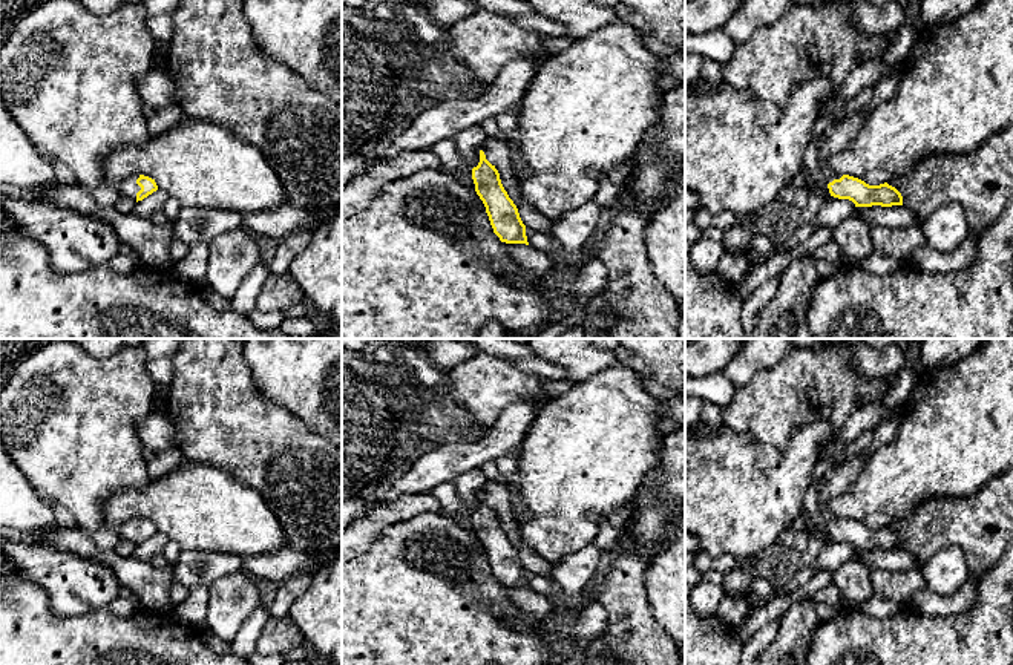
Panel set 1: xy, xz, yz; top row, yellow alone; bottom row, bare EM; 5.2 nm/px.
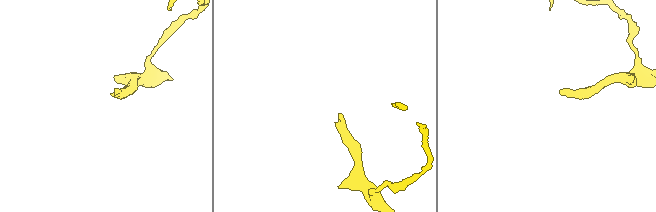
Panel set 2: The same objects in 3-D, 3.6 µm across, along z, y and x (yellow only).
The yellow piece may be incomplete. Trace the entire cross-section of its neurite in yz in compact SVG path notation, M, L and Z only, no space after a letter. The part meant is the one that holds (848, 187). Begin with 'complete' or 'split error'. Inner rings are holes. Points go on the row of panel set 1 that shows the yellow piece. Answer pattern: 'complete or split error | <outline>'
split error | M854 112L829 123L818 144L818 164L826 178L831 196L849 199L855 207L892 207L903 205L901 193L887 182L869 185L864 181L838 175L829 165L829 158L843 150L858 133L866 112Z

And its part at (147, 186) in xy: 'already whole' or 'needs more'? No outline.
needs more

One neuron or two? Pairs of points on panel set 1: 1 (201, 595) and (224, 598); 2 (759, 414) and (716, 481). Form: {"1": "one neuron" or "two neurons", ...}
{"1": "two neurons", "2": "two neurons"}

